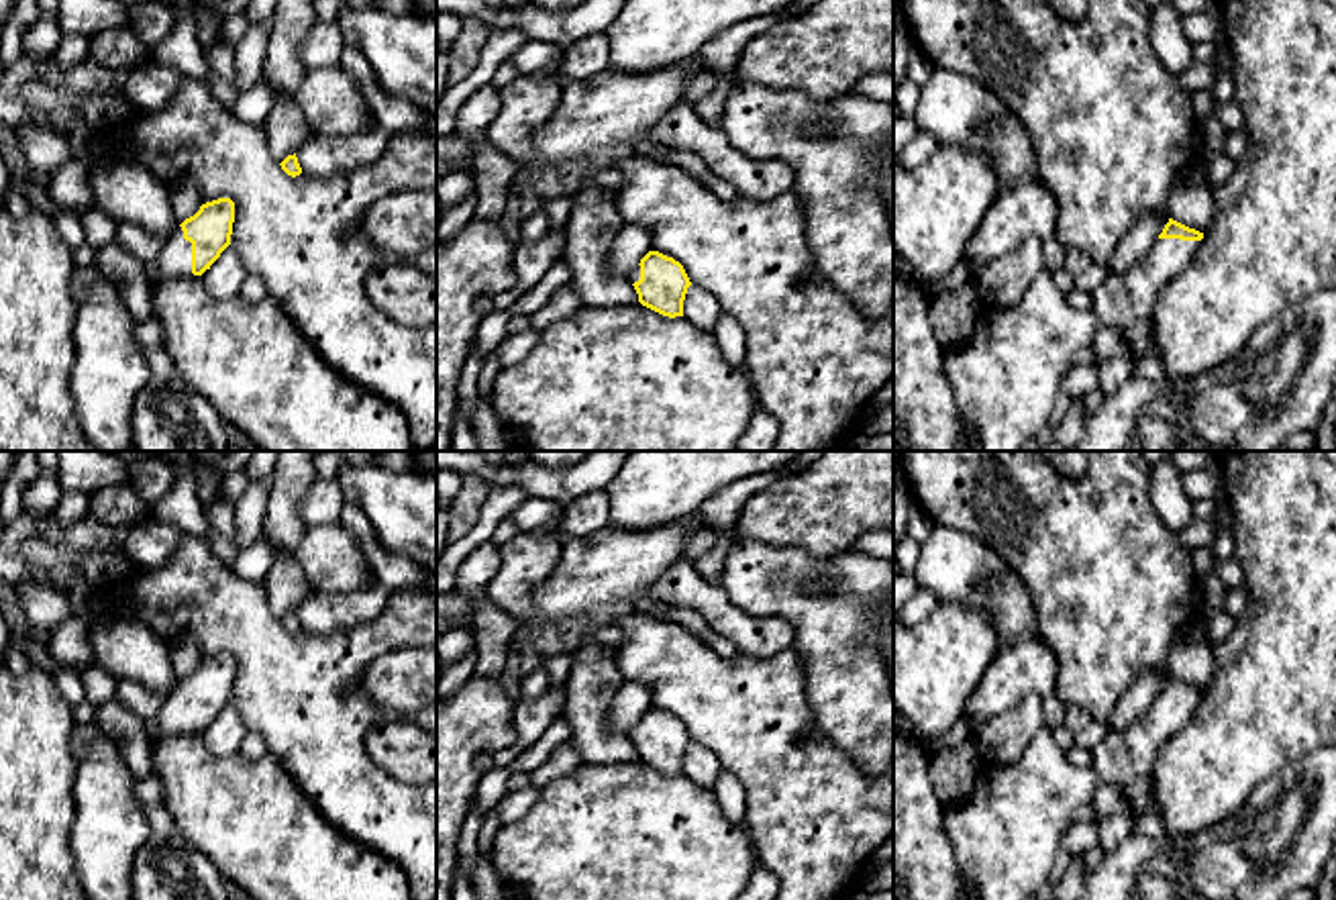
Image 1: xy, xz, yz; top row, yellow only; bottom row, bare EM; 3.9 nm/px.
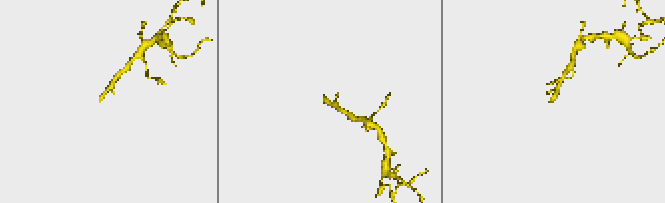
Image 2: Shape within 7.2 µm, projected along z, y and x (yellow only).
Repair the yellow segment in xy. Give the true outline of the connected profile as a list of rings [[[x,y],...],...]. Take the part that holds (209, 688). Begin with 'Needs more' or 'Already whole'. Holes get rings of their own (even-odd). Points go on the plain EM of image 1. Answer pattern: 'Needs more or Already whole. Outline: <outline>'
Needs more. Outline: [[[218,655],[200,663],[167,696],[157,716],[149,724],[151,739],[202,733],[230,702],[235,680],[235,659]]]

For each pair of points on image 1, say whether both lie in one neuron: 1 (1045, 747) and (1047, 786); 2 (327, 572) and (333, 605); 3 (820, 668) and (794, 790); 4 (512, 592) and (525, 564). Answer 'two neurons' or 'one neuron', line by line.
1: one neuron
2: two neurons
3: two neurons
4: one neuron

